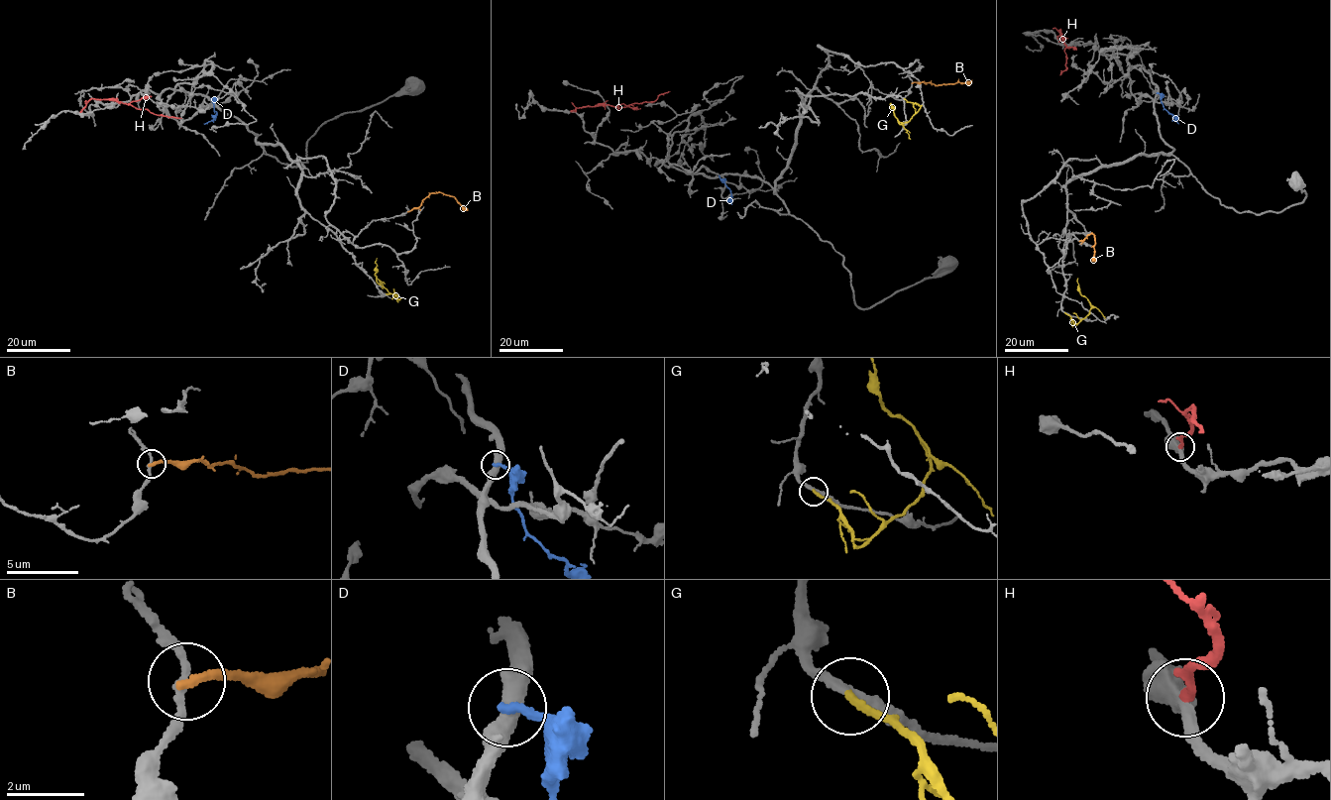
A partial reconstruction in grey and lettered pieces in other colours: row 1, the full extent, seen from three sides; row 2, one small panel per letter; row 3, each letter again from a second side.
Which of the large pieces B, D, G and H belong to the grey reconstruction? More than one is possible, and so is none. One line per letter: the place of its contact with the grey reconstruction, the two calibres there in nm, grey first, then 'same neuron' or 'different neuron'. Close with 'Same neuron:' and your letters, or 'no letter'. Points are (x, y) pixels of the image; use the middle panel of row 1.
B: meets grey at (912, 82); 200 nm thick on the grey side, 240 nm on the other; different neuron
D: meets grey at (719, 175); 500 nm thick on the grey side, 240 nm on the other; different neuron
G: meets grey at (904, 98); 200 nm thick on the grey side, 200 nm on the other; same neuron
H: meets grey at (571, 111); 300 nm thick on the grey side, 240 nm on the other; different neuron
Same neuron: G

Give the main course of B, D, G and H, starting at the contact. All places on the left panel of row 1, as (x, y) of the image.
B: (408, 211), (416, 208), (430, 193), (441, 192), (452, 195), (468, 210)
D: (211, 98), (216, 116), (204, 124)
G: (386, 293), (399, 297), (377, 283), (377, 258)
H: (80, 112), (91, 99), (111, 99), (138, 109), (147, 108), (156, 114), (181, 118)

